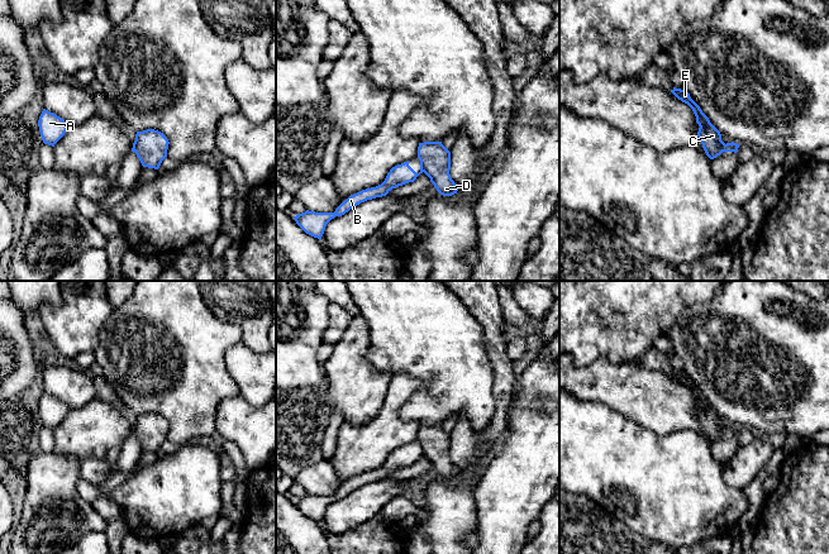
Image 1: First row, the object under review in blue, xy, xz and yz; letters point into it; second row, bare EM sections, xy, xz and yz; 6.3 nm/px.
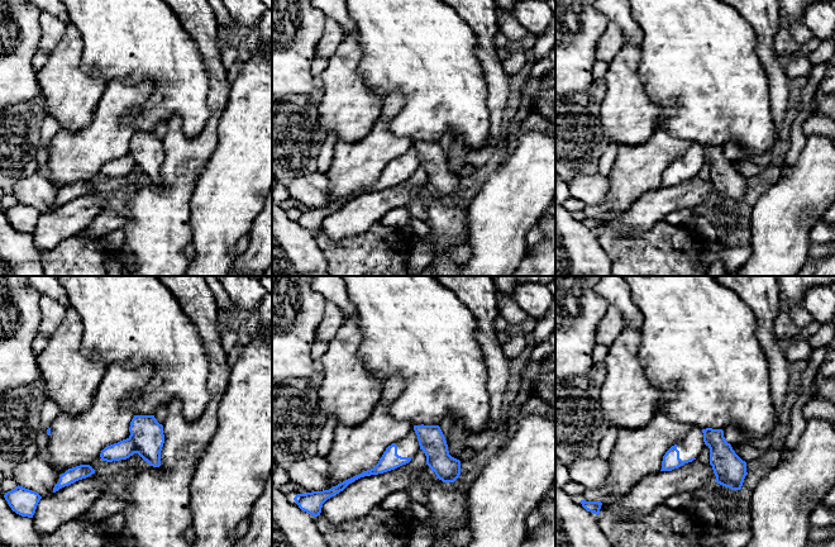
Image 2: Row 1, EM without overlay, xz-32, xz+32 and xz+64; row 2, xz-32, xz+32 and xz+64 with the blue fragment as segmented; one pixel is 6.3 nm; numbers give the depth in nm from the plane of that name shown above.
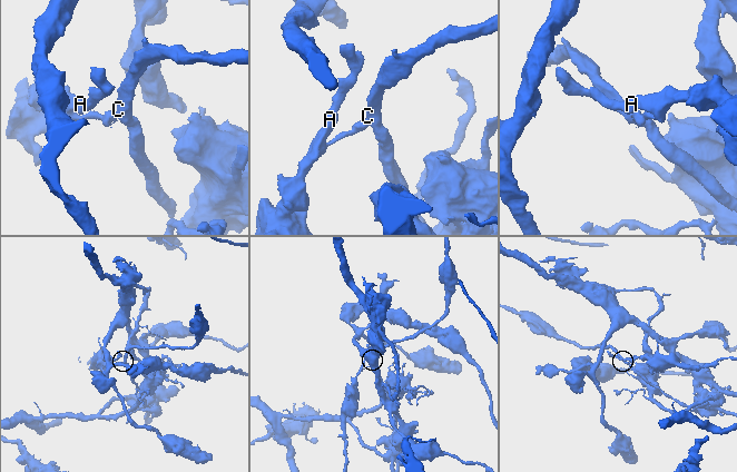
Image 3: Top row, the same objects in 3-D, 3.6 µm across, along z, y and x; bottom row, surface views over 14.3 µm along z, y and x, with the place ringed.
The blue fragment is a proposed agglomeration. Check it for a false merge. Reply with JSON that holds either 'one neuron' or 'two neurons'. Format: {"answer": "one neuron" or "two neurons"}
{"answer": "two neurons"}

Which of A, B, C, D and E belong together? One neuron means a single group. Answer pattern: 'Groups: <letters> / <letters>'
Groups: A B / C D E

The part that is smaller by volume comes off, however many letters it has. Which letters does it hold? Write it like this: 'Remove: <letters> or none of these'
Remove: C, D, E

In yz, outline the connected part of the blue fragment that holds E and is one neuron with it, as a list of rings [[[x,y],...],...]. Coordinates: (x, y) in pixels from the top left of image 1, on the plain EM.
[[[673,371],[671,376],[682,386],[687,387],[695,400],[696,406],[699,407],[697,420],[702,428],[702,431],[706,439],[710,443],[716,441],[723,436],[724,425],[721,424],[720,415],[710,406],[709,401],[702,396],[700,390],[690,381],[690,377],[686,373]]]

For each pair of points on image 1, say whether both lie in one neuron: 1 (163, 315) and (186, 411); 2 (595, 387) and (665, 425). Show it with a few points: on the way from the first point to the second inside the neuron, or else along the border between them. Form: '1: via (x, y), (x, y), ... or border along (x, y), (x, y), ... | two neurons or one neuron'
1: via (179, 339), (185, 345), (187, 363), (186, 387) | one neuron
2: via (613, 387), (627, 387), (647, 407) | one neuron

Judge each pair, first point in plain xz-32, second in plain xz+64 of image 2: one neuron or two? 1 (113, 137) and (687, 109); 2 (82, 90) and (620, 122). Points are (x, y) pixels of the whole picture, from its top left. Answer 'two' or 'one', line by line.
1: two
2: one

